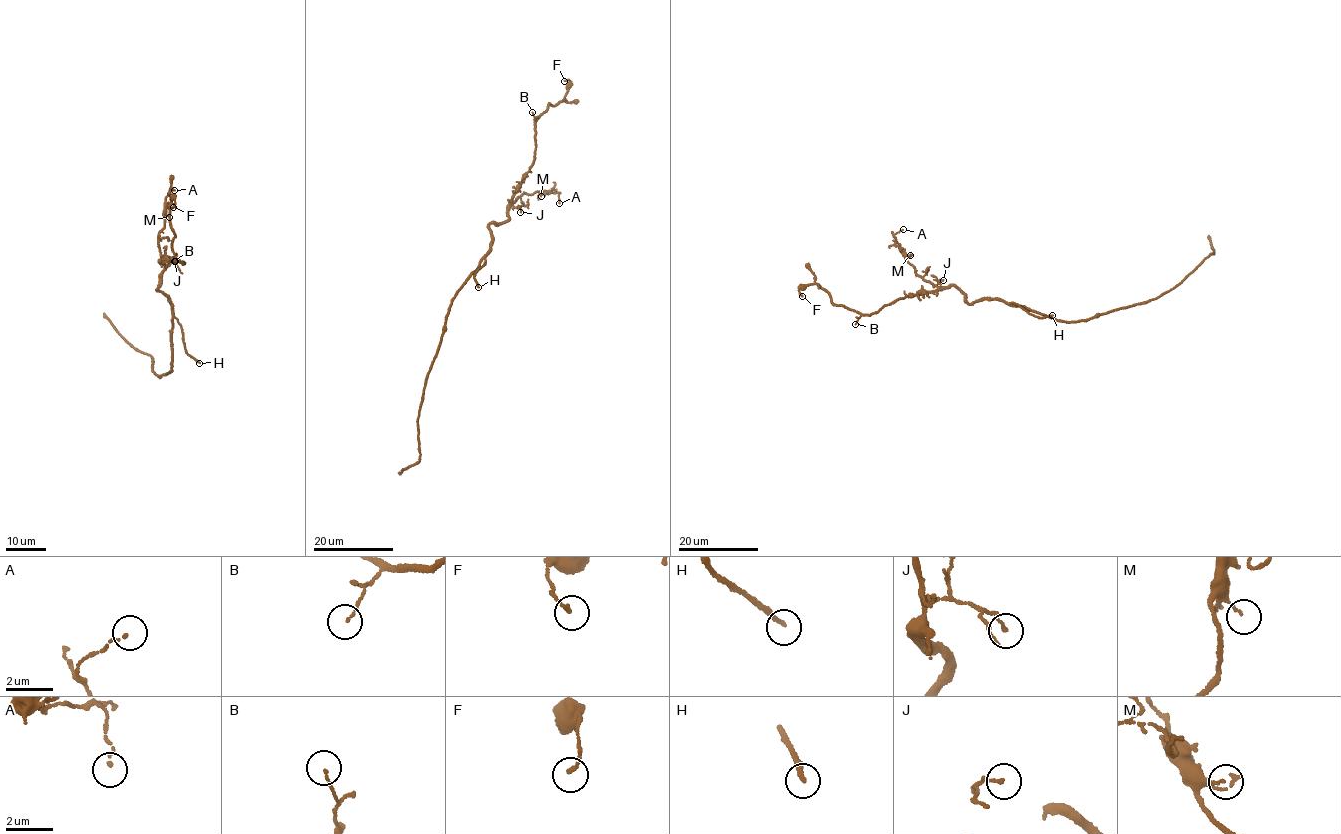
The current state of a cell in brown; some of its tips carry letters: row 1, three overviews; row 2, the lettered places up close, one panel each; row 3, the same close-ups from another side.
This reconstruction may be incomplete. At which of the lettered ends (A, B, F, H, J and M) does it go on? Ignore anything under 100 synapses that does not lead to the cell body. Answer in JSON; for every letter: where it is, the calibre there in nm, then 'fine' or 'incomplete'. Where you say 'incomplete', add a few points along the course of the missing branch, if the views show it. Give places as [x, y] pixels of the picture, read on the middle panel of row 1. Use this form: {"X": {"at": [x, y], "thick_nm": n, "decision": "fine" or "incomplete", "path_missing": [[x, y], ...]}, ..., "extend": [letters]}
{"A": {"at": [559, 203], "thick_nm": 110, "decision": "fine"}, "B": {"at": [532, 112], "thick_nm": 80, "decision": "fine"}, "F": {"at": [564, 81], "thick_nm": 150, "decision": "fine"}, "H": {"at": [478, 287], "thick_nm": 170, "decision": "incomplete", "path_missing": [[478, 287], [504, 308], [522, 334], [516, 356], [520, 360]]}, "J": {"at": [520, 212], "thick_nm": 110, "decision": "fine"}, "M": {"at": [541, 196], "thick_nm": 80, "decision": "fine"}, "extend": ["H"]}

